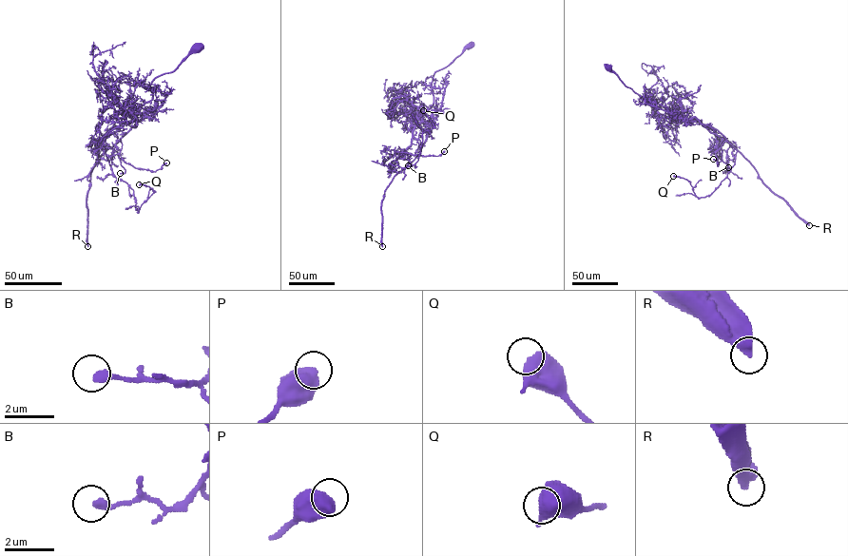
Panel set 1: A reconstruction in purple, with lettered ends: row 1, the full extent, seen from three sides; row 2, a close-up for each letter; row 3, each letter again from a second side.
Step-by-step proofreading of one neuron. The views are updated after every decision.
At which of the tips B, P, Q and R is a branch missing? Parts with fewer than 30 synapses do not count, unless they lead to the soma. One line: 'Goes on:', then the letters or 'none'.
Goes on: R

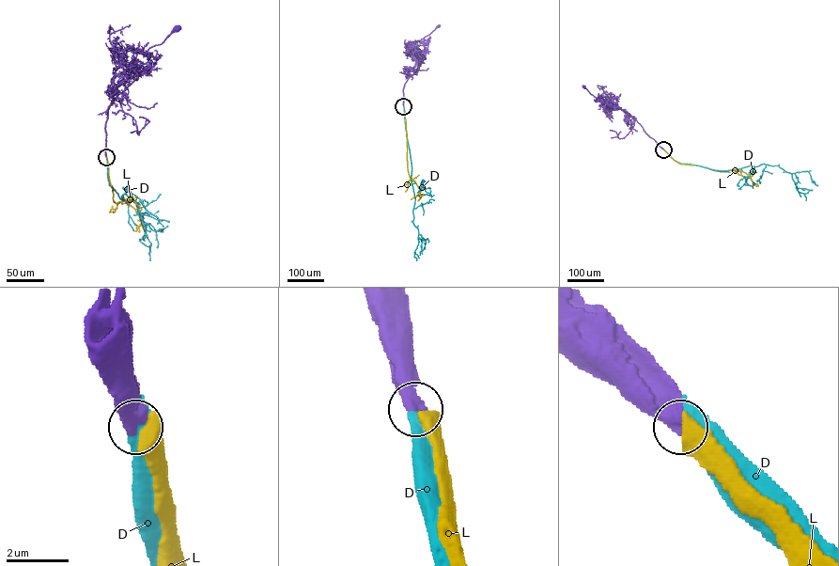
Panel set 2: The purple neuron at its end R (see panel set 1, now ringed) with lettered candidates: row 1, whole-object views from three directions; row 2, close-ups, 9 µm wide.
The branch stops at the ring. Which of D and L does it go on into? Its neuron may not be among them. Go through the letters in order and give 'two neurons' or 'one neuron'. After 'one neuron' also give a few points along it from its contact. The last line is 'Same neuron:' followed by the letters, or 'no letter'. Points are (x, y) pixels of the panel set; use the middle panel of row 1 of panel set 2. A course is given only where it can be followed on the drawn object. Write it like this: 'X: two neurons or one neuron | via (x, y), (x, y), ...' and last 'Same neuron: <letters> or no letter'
D: one neuron | via (403, 106), (415, 197), (412, 222), (426, 241), (420, 255)
L: two neurons
Same neuron: D

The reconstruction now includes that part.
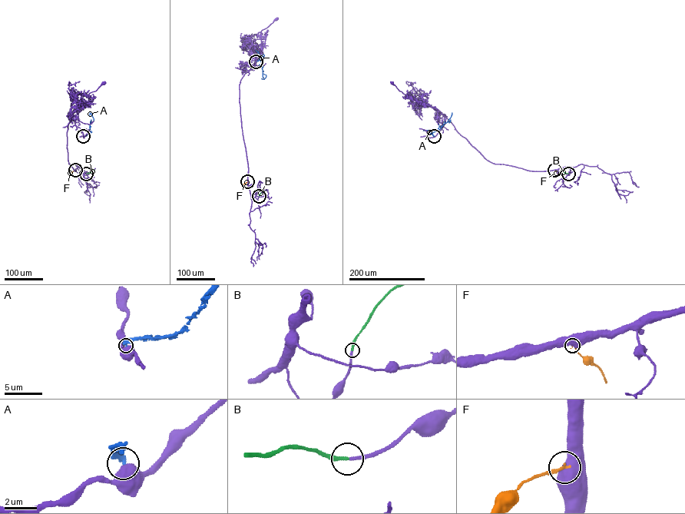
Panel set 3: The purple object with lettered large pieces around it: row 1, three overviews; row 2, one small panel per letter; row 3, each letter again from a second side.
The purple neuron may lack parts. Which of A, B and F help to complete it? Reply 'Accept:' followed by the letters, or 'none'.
Accept: B

